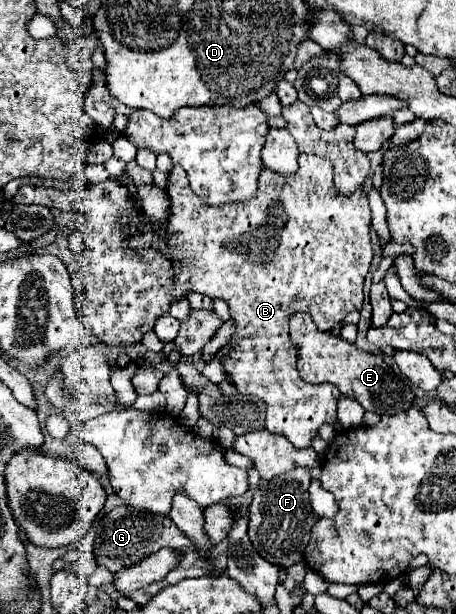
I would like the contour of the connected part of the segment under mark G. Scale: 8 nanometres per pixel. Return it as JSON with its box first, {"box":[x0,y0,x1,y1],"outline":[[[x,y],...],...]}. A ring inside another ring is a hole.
{"box":[94,506,192,572],"outline":[[[118,506],[112,508],[108,514],[102,512],[100,520],[100,530],[94,536],[94,556],[98,566],[104,566],[108,572],[120,572],[126,566],[132,566],[146,556],[158,552],[160,548],[176,548],[176,550],[186,550],[192,548],[192,540],[174,526],[174,522],[168,516],[158,516],[148,510],[138,510],[132,506]]]}

